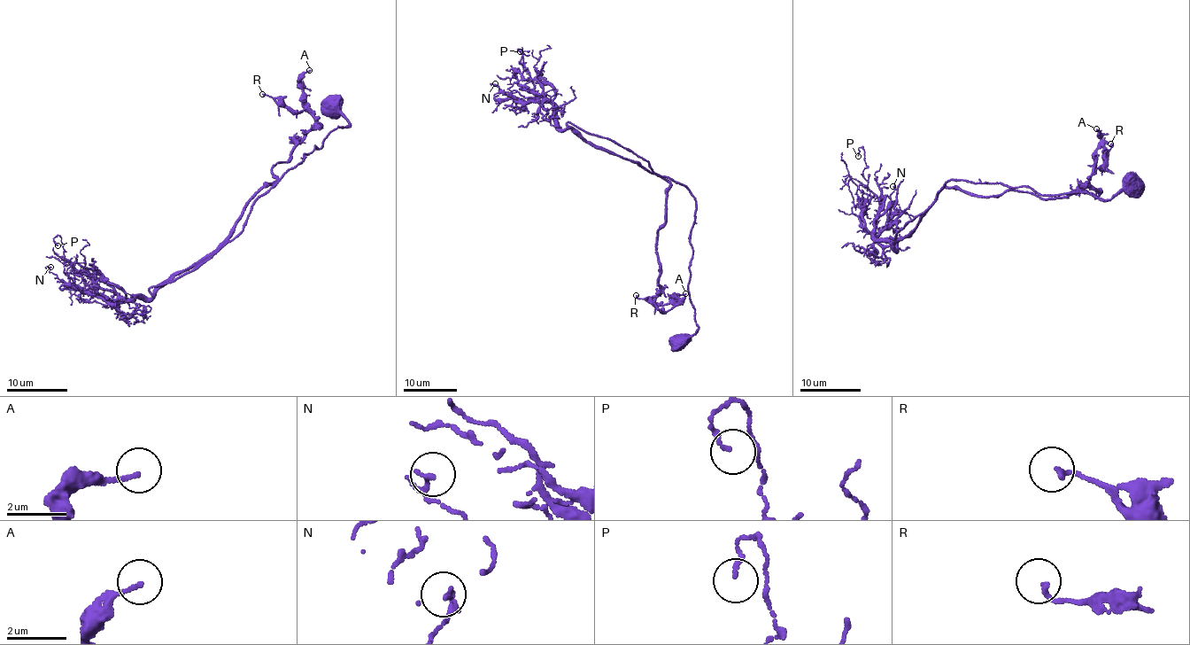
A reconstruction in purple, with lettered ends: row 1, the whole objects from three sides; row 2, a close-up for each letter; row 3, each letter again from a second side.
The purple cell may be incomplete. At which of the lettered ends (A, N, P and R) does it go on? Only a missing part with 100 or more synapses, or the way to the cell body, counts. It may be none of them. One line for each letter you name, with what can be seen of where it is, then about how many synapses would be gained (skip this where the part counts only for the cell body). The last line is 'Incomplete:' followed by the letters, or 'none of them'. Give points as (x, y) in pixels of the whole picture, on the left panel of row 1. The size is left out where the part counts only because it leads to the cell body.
Incomplete: none of them

